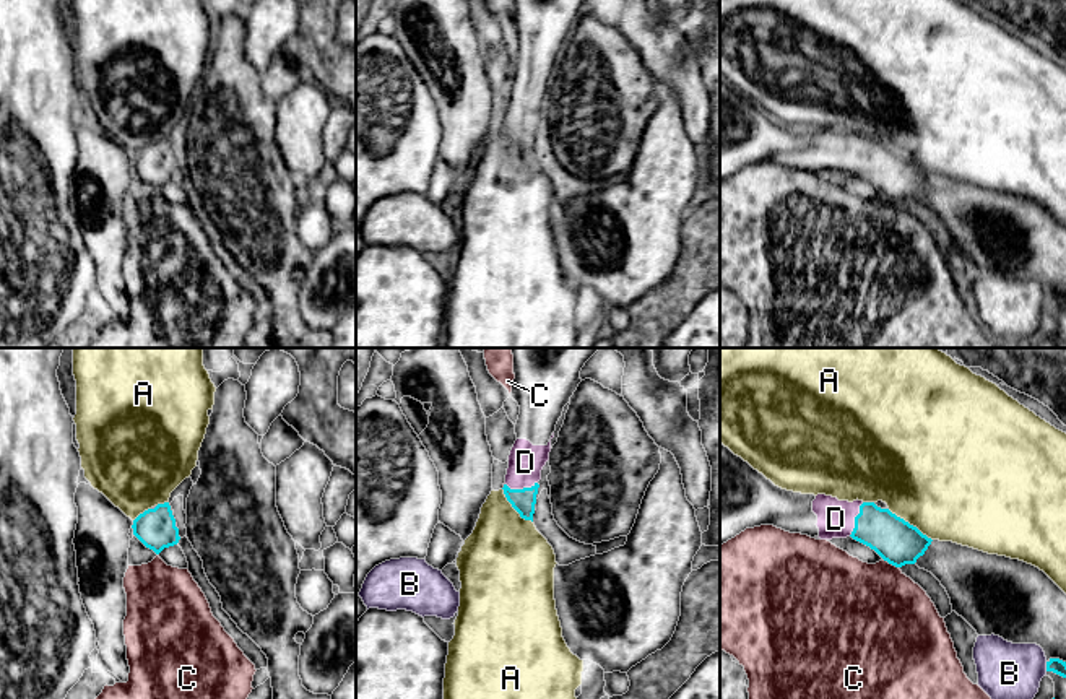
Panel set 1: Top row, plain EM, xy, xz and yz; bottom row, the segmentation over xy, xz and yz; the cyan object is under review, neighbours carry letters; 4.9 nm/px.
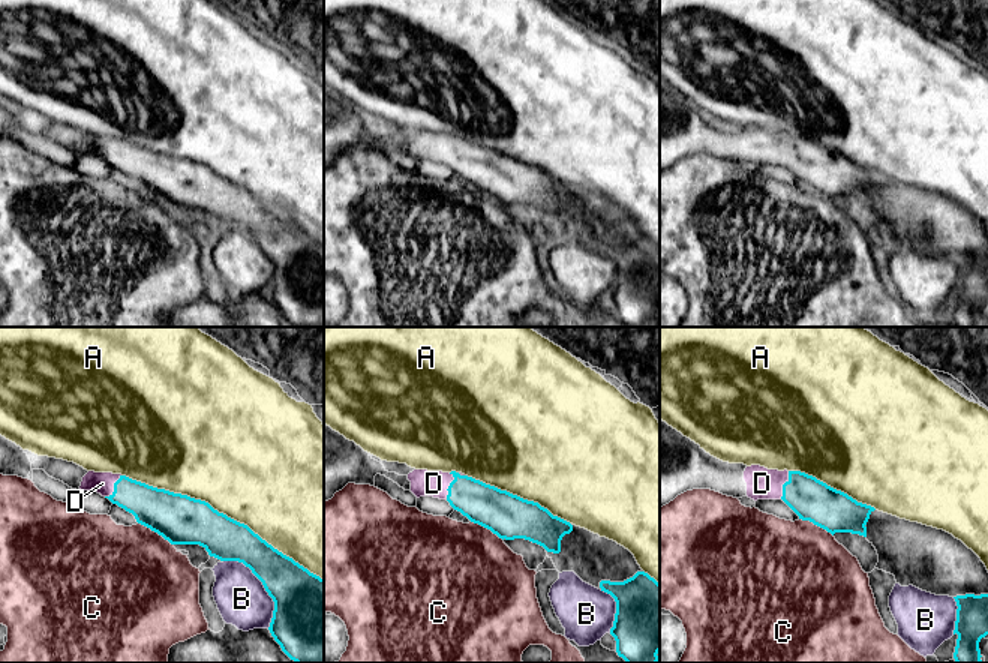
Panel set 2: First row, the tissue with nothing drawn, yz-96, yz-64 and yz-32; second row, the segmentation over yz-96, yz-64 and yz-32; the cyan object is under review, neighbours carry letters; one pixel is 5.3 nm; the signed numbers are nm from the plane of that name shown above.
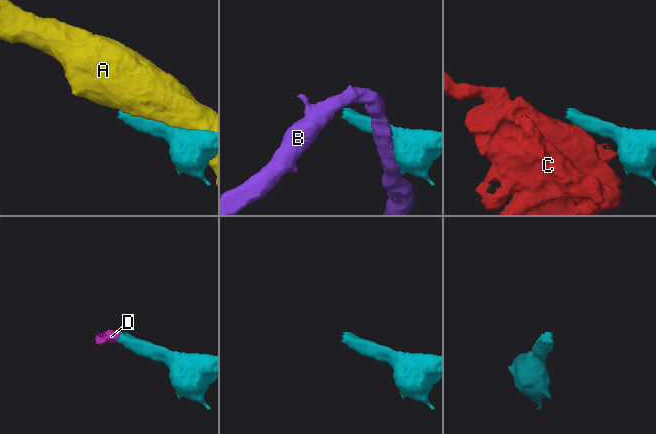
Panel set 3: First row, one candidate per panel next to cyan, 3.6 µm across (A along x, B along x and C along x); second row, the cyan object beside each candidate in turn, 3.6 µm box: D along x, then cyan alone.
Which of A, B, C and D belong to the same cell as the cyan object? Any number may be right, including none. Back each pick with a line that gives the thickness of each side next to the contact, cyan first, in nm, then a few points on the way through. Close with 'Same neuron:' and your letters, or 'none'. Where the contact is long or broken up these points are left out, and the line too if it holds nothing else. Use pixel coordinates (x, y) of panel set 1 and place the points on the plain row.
D: Thickness 120 nm (cyan) against 180 nm. Path across: xz (524, 137), (520, 125), (525, 98)
Same neuron: D

